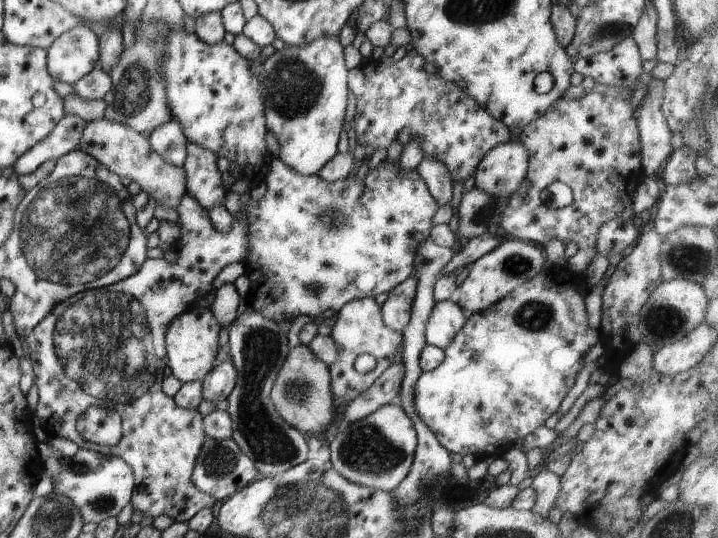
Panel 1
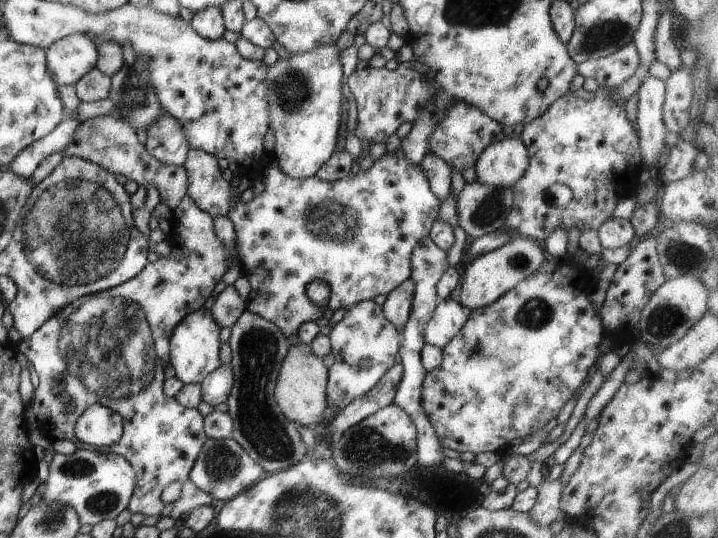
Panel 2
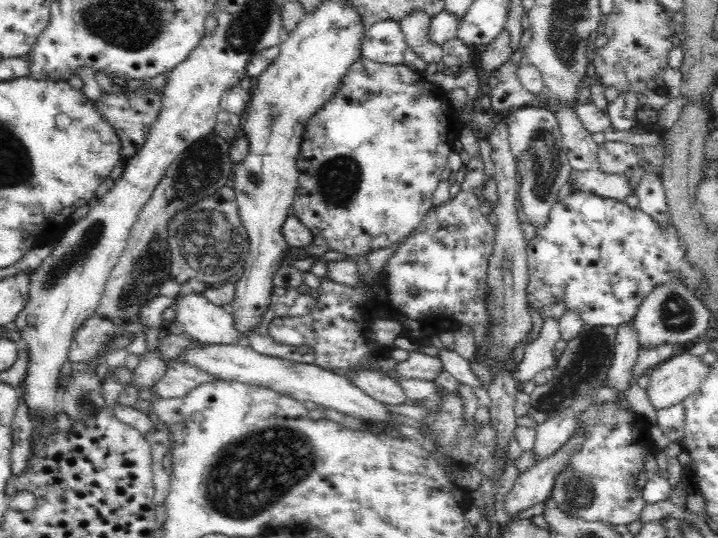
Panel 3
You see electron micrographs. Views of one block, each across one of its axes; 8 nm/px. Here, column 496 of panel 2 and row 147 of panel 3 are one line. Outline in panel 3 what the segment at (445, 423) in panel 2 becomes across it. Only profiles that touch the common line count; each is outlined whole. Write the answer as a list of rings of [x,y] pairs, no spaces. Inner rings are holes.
[[[361,58],[355,62],[342,77],[338,90],[334,92],[330,100],[326,100],[317,112],[304,126],[304,136],[300,142],[300,150],[296,154],[296,169],[298,169],[298,186],[294,190],[292,198],[292,216],[302,223],[312,236],[321,236],[328,250],[342,252],[346,256],[358,257],[370,254],[374,250],[386,248],[389,244],[397,243],[408,236],[414,228],[424,220],[429,210],[433,207],[432,194],[440,182],[440,174],[447,164],[448,152],[453,150],[454,141],[458,139],[462,129],[456,110],[453,109],[446,98],[446,93],[434,83],[420,77],[419,72],[408,68],[404,64],[380,64],[367,58]]]

